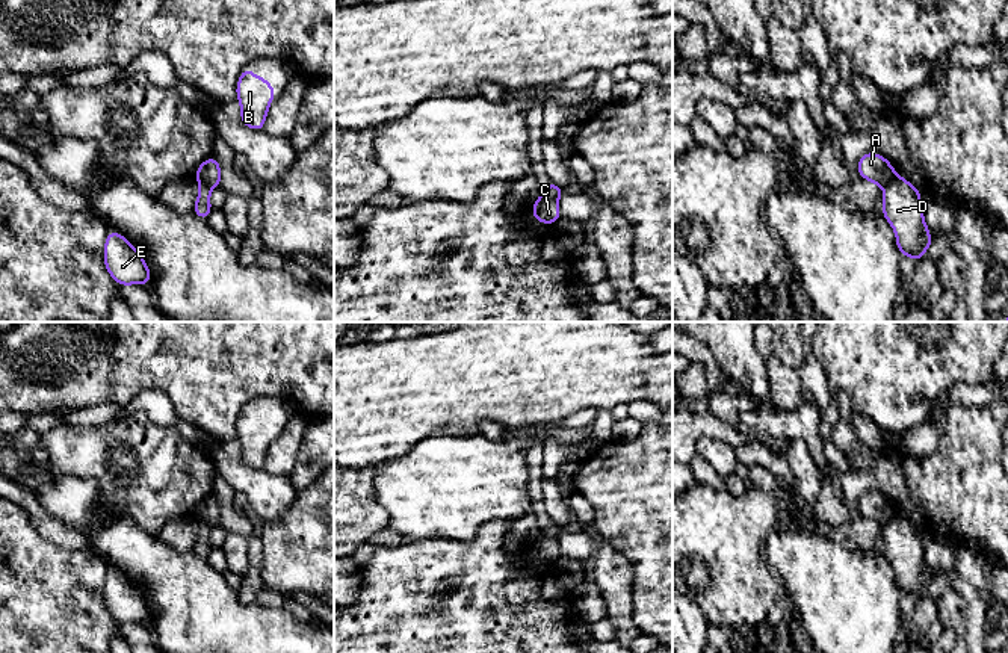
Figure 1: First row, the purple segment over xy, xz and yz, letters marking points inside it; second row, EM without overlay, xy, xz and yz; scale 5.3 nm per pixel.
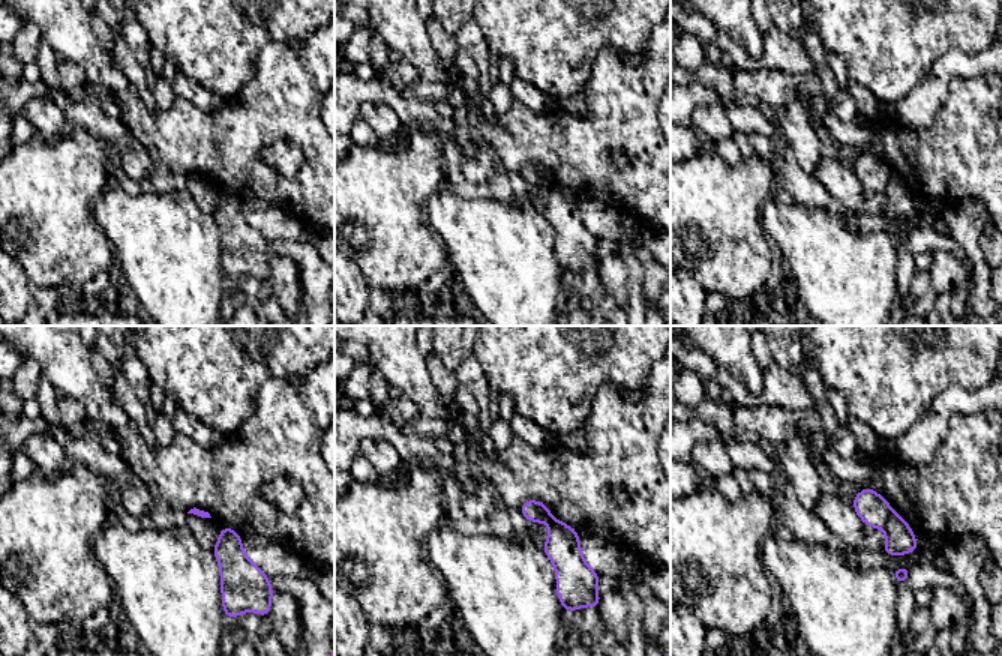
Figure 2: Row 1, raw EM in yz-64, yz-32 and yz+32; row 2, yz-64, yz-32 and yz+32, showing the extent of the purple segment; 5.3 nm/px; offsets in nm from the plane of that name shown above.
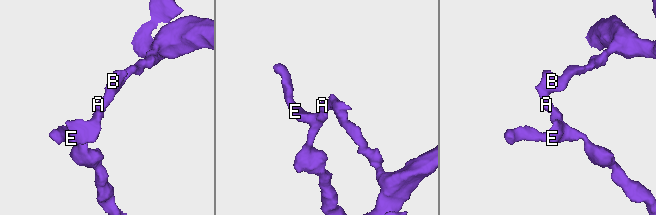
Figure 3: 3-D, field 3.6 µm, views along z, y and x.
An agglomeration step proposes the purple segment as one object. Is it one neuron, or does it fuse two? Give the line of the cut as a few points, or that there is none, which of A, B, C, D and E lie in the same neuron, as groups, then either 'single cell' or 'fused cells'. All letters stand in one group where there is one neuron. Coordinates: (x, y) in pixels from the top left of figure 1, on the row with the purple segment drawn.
xz (541, 195), (556, 201) | A B / C D E | fused cells

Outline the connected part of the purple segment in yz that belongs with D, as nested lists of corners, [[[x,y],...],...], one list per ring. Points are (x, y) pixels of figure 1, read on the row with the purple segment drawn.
[[[895,174],[884,187],[881,213],[896,233],[898,249],[917,263],[934,242],[923,221],[920,192],[905,178]]]

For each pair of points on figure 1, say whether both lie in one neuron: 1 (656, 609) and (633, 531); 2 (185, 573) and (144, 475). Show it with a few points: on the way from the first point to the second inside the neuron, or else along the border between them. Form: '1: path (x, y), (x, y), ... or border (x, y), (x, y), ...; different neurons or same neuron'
1: path (656, 590), (656, 553), (653, 550); same neuron
2: border (126, 517), (147, 532), (157, 535); different neurons

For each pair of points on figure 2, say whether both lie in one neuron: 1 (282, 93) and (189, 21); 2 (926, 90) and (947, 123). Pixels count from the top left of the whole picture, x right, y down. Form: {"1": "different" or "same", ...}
{"1": "different", "2": "different"}

